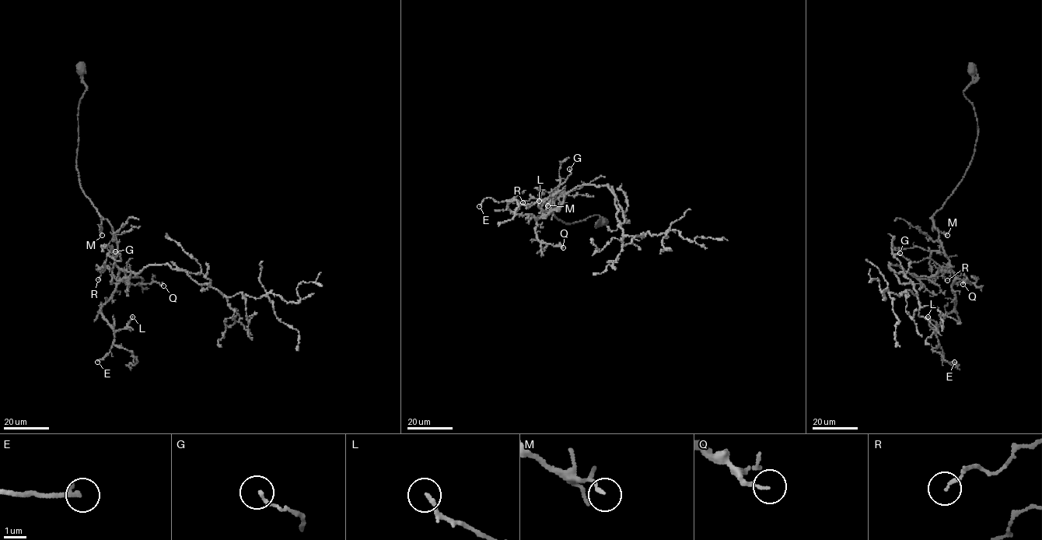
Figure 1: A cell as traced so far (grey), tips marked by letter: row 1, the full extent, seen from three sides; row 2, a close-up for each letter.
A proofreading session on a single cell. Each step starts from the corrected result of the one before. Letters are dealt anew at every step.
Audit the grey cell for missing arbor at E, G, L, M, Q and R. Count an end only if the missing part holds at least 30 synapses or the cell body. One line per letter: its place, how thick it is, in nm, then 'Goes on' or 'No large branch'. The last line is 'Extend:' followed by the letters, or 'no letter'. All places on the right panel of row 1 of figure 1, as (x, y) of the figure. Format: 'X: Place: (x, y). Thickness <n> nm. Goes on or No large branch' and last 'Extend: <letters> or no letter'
E: Place: (954, 362). Thickness 220 nm. No large branch
G: Place: (900, 253). Thickness 130 nm. No large branch
L: Place: (928, 317). Thickness 150 nm. No large branch
M: Place: (947, 235). Thickness 100 nm. No large branch
Q: Place: (963, 284). Thickness 110 nm. No large branch
R: Place: (947, 280). Thickness 110 nm. No large branch
Extend: no letter

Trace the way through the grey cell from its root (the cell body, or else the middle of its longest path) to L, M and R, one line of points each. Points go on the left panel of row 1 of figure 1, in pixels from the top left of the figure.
L: (81, 70), (86, 88), (78, 107), (77, 169), (117, 247), (119, 282), (100, 310), (114, 332), (132, 317)
M: (81, 70), (86, 88), (78, 106), (76, 166), (81, 187), (101, 216), (102, 235)
R: (81, 70), (86, 88), (78, 107), (77, 169), (117, 247), (116, 264), (98, 279)

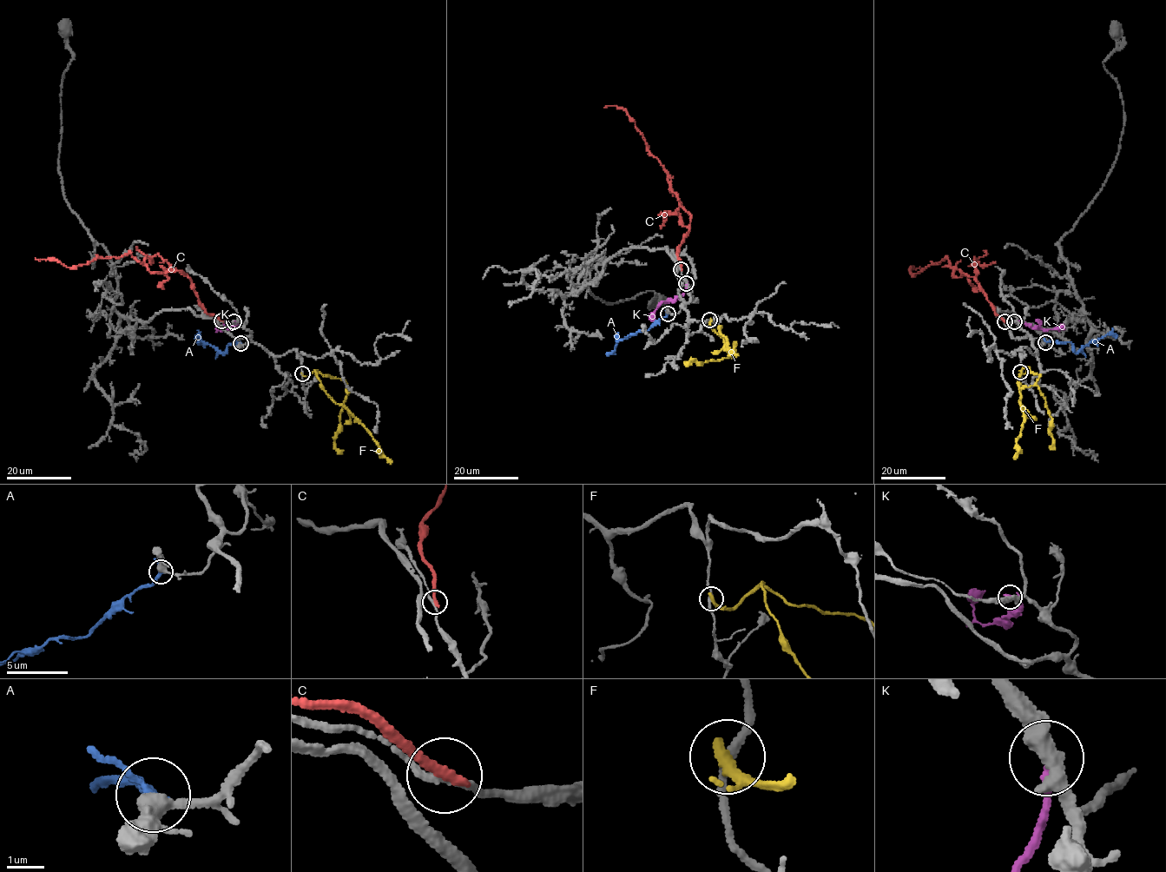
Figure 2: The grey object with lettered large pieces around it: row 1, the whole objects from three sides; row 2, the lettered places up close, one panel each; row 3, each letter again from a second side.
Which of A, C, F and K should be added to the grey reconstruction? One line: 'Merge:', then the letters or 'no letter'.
Merge: A

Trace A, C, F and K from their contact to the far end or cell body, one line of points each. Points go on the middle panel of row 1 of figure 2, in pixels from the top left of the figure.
A: (668, 313), (648, 330), (617, 340), (614, 349), (606, 354)
C: (681, 268), (678, 248), (689, 229), (690, 214), (626, 110), (603, 107)
F: (709, 320), (716, 333), (721, 326), (719, 331), (729, 351), (738, 355)
K: (686, 283), (685, 292), (673, 300), (664, 300), (650, 320)

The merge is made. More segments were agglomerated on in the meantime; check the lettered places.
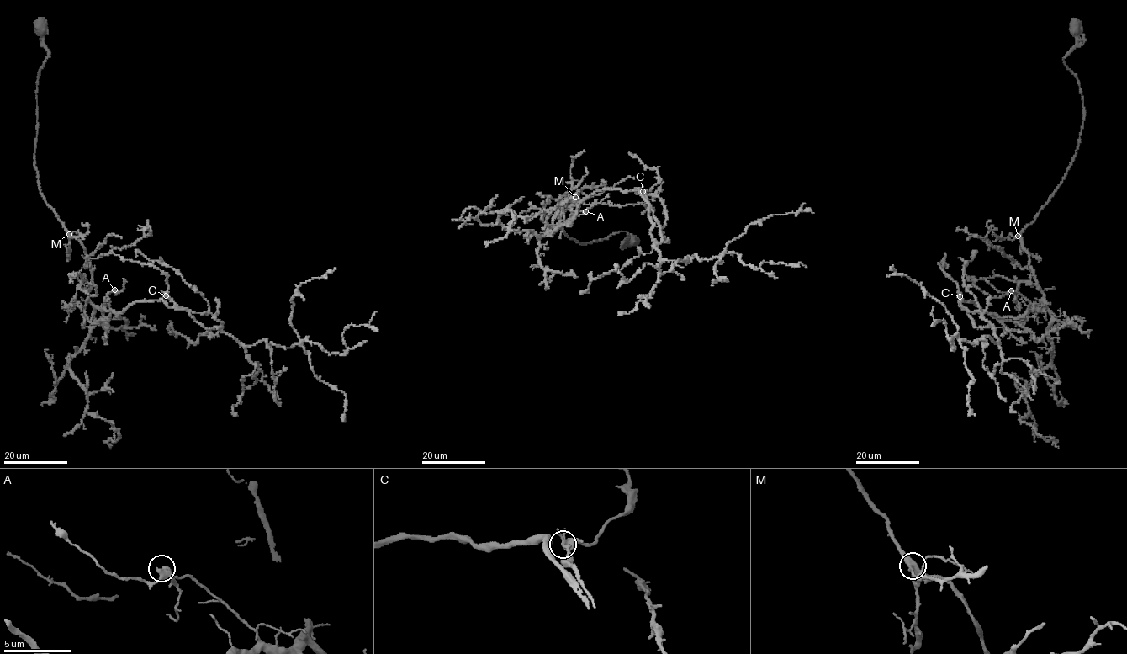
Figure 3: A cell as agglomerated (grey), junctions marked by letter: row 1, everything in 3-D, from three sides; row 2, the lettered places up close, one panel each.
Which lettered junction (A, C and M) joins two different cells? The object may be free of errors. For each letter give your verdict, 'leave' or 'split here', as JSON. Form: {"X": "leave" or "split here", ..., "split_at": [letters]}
{"A": "leave", "C": "leave", "M": "leave", "split_at": []}

